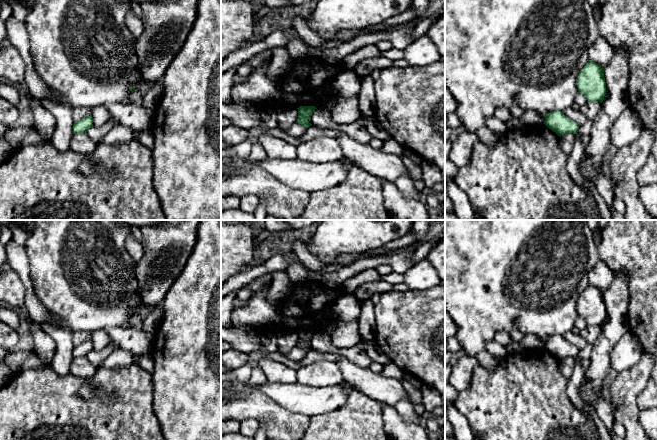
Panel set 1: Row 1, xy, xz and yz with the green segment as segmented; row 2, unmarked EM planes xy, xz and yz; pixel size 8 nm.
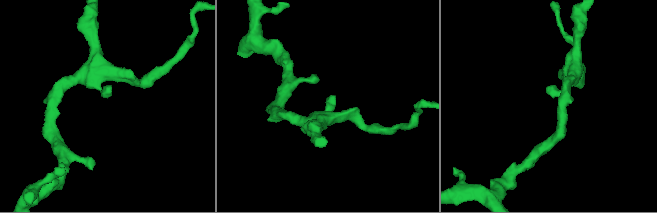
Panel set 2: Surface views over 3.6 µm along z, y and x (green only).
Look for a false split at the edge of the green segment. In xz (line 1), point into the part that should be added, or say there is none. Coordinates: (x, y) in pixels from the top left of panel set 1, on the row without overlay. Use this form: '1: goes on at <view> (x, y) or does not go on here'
1: does not go on here

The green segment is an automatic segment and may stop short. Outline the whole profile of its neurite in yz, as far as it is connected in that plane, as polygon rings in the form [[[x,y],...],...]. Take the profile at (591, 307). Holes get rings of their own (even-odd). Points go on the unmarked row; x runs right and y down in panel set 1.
[[[589,284],[576,303],[579,317],[591,326],[602,327],[606,319],[604,294],[597,287]]]

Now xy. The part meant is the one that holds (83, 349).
[[[87,340],[82,342],[79,345],[75,345],[73,348],[73,358],[81,358],[84,356],[88,356],[90,352],[93,351],[92,348],[92,340]]]

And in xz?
[[[300,330],[298,333],[298,342],[296,347],[304,350],[306,353],[312,348],[308,346],[313,336],[317,333],[315,330]]]

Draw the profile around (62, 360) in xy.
[[[46,323],[40,324],[41,329],[46,332],[56,343],[56,350],[51,362],[52,369],[59,375],[70,373],[73,360],[73,348],[75,346],[72,331],[62,330]]]

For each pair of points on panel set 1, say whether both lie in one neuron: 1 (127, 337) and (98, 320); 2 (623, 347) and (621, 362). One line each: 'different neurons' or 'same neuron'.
1: different neurons
2: same neuron

